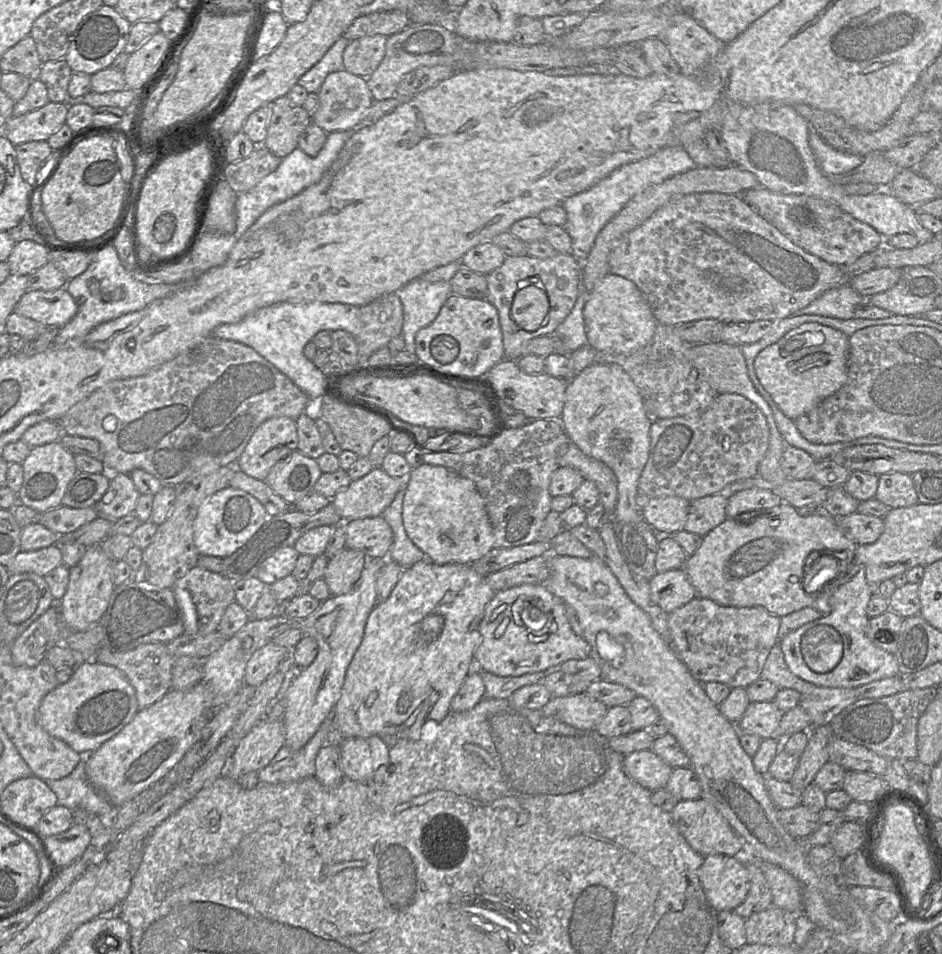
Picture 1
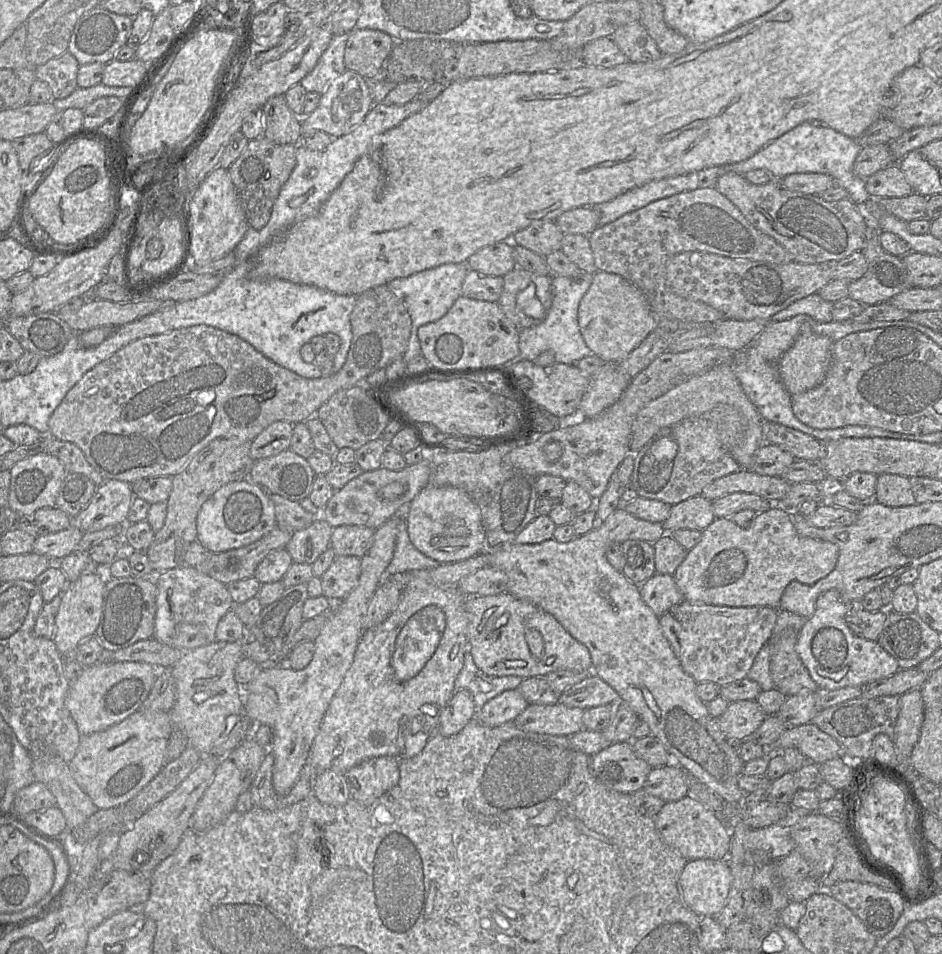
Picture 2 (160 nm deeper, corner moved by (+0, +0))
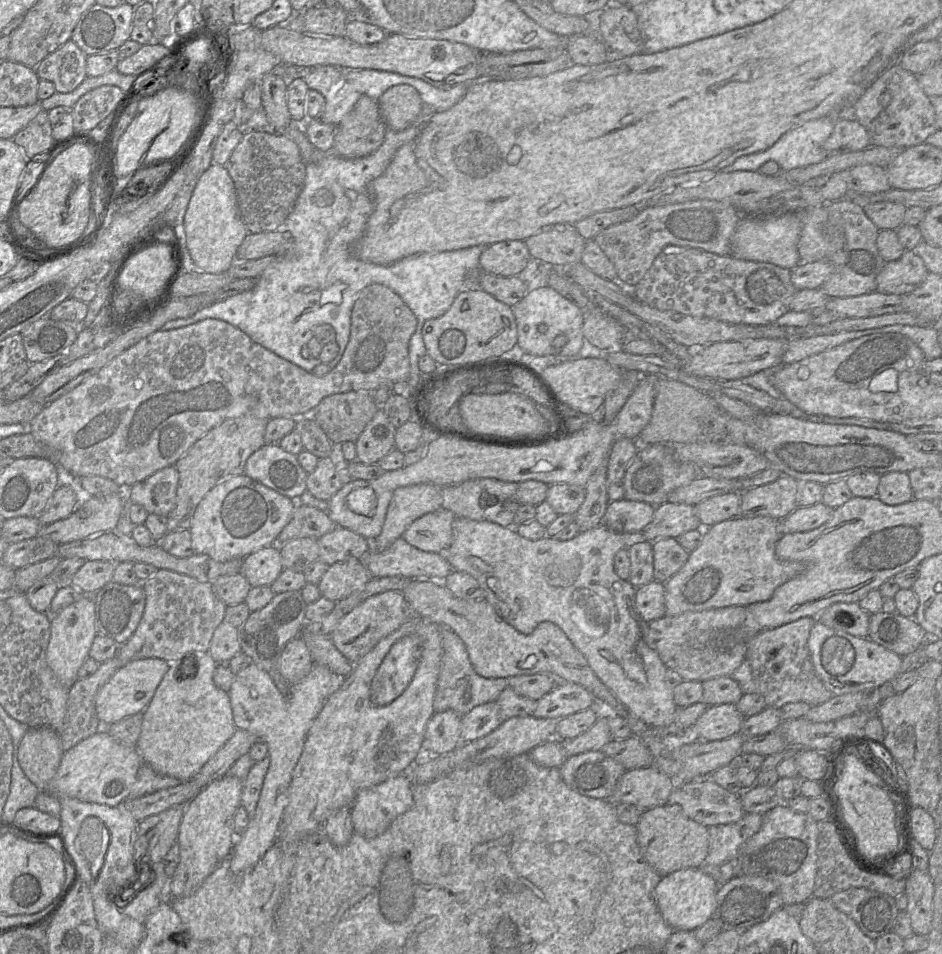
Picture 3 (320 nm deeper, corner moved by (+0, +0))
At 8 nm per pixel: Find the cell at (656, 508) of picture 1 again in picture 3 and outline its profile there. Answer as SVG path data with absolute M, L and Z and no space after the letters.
M610 501L601 524L616 533L640 533L652 521L655 507L642 501Z

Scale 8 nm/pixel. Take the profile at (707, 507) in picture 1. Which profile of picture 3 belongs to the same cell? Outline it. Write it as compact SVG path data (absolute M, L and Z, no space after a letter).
M666 501L655 507L653 519L643 529L642 538L651 542L660 538L677 538L687 531L699 528L702 528L702 525L694 505Z

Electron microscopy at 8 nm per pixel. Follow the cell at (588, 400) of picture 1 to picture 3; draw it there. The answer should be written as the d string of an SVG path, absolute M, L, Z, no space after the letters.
M456 517L453 523L452 542L444 552L439 554L445 556L454 571L465 572L473 576L484 591L484 599L492 605L497 614L504 621L512 625L520 633L531 634L543 621L550 621L559 626L575 647L584 655L601 682L618 698L630 714L639 718L650 727L665 727L673 721L674 714L678 708L673 699L674 687L678 681L684 680L673 677L673 672L665 666L658 653L646 644L644 640L645 626L647 626L648 623L642 620L636 610L636 588L628 580L620 578L614 570L614 557L616 553L622 548L629 547L629 545L636 540L645 540L642 538L642 532L616 533L602 524L585 532L581 532L574 538L566 541L549 536L545 536L539 540L529 540L521 537L515 531L514 527L503 527L489 521L475 521L464 517Z

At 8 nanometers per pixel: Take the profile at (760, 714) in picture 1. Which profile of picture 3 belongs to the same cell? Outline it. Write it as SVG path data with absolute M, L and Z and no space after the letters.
M735 704L708 706L692 726L695 741L719 741L736 735L745 717Z

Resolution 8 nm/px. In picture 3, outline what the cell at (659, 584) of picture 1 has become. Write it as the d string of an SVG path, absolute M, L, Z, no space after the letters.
M653 579L636 589L636 610L642 620L649 623L665 615L665 583Z

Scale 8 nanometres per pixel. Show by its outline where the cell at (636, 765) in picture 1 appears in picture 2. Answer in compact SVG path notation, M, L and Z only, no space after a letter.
M630 743L611 744L590 756L590 770L608 788L626 794L643 789L652 767L637 757Z

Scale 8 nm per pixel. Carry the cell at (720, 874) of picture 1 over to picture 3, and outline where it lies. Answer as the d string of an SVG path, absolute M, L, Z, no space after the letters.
M699 868L677 870L662 877L655 888L657 907L665 920L674 931L694 931L701 927L716 909L716 892L718 884Z

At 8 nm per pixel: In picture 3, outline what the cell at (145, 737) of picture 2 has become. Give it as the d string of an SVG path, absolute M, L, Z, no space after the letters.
M102 727L63 753L57 772L44 792L115 807L129 797L142 764L136 746L120 743Z

